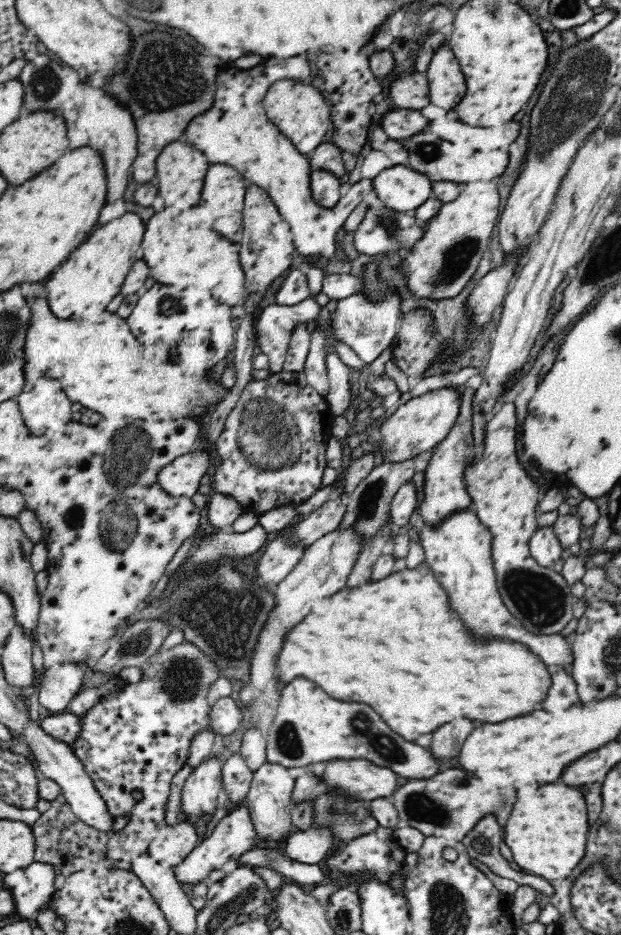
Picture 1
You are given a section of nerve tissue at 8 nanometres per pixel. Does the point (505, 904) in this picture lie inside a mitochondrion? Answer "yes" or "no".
no

